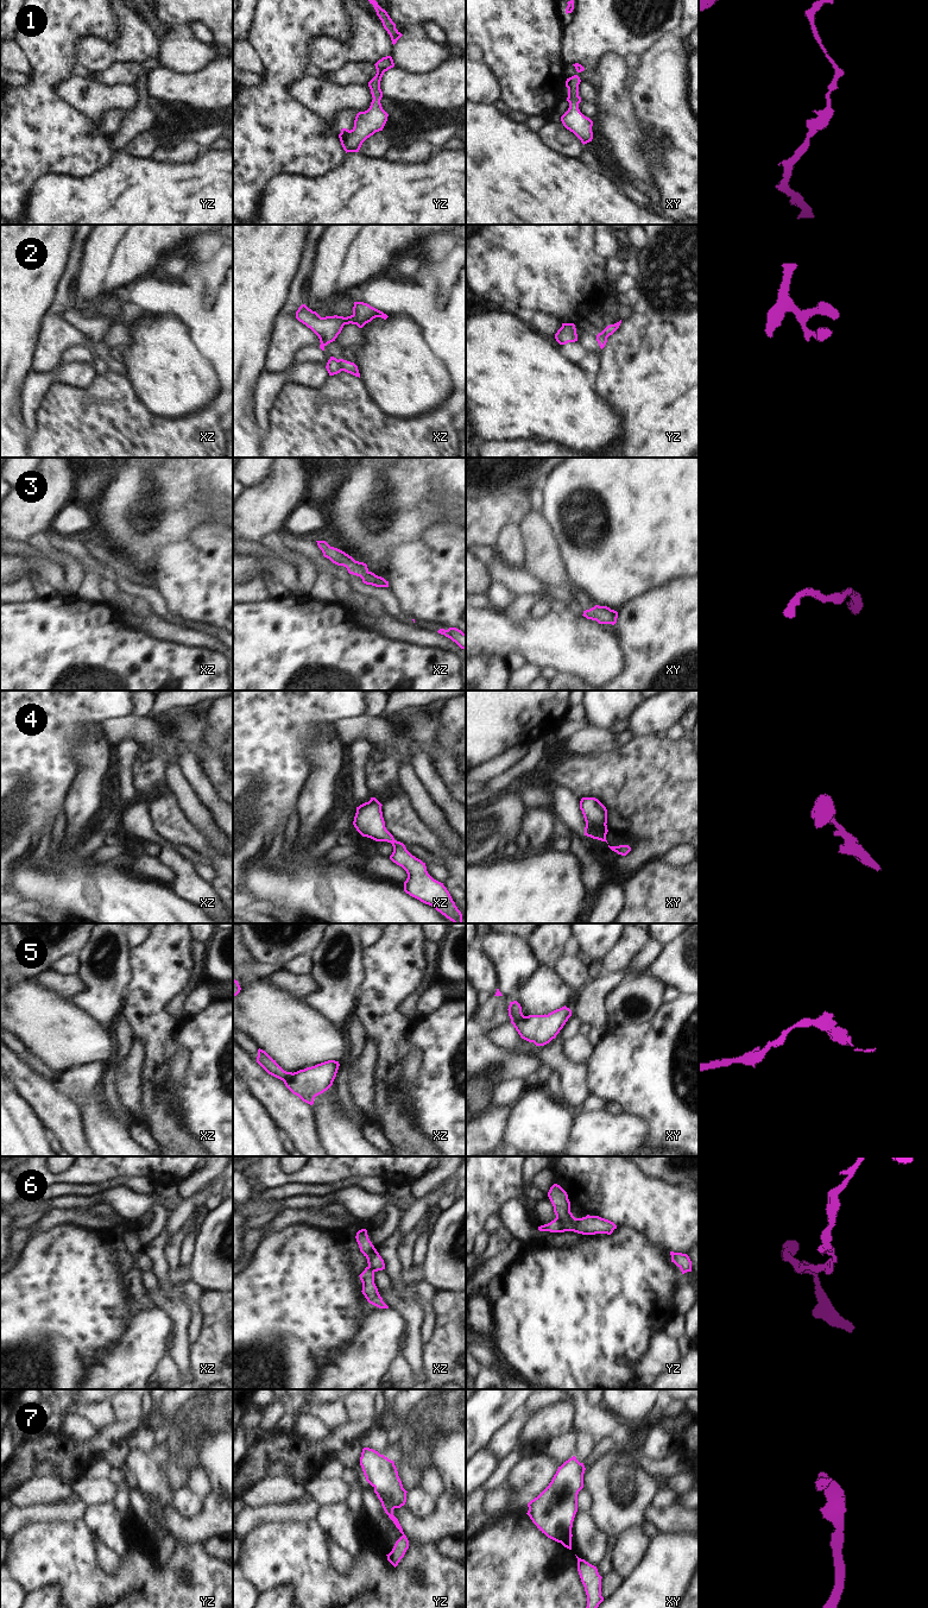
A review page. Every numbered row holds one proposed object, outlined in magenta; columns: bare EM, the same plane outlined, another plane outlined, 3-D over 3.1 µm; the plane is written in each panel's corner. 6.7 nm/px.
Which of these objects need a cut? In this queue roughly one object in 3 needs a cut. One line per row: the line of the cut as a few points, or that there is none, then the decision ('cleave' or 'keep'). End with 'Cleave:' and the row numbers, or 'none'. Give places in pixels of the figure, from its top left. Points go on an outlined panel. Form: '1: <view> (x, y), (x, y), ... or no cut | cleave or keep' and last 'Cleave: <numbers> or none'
1: no cut | keep
2: xz (336, 360), (342, 370) | cleave
3: no cut | keep
4: no cut | keep
5: xy (524, 1016), (513, 1025) | cleave
6: yz (556, 1216), (563, 1222), (578, 1221) | cleave
7: no cut | keep
Cleave: 2, 5, 6

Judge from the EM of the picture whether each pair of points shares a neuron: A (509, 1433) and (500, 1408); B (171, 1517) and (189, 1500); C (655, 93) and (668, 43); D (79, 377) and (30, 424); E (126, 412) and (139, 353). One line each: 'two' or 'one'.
A: two
B: two
C: one
D: one
E: two

